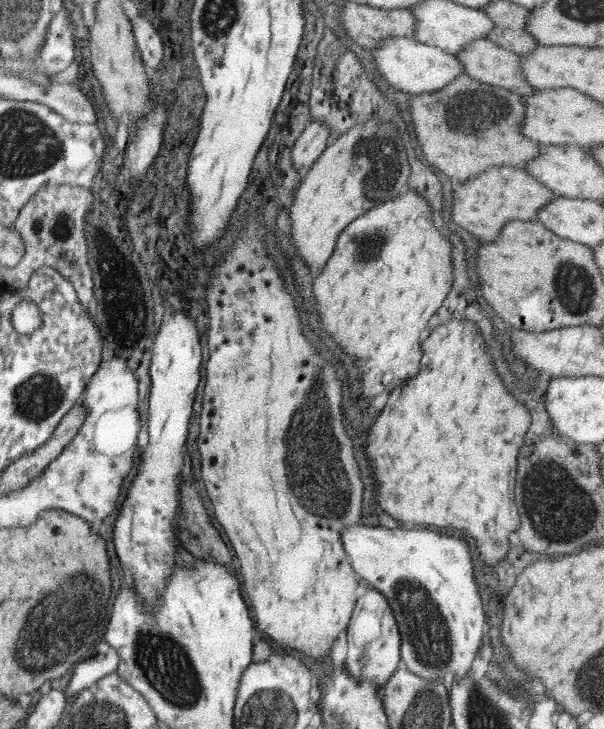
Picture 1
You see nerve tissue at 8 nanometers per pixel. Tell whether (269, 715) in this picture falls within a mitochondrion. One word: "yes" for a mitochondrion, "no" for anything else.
yes

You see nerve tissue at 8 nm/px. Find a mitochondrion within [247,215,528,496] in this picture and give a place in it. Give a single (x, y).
(368, 245)

